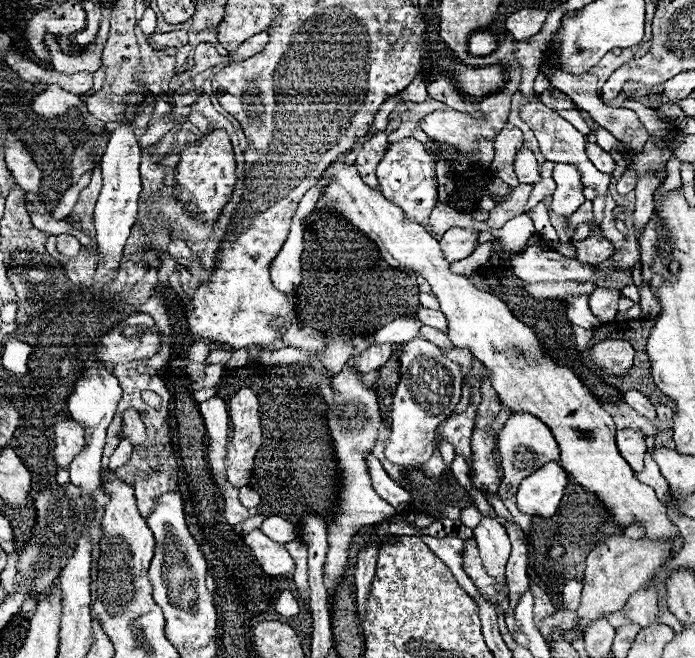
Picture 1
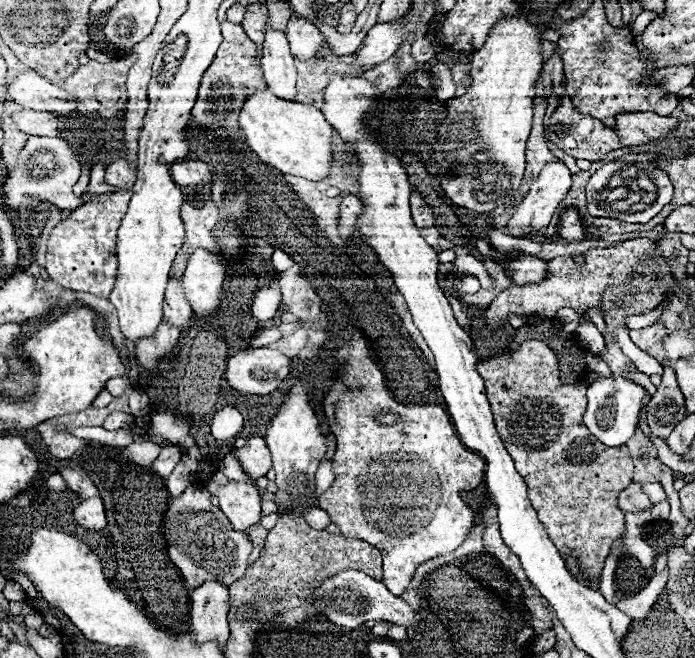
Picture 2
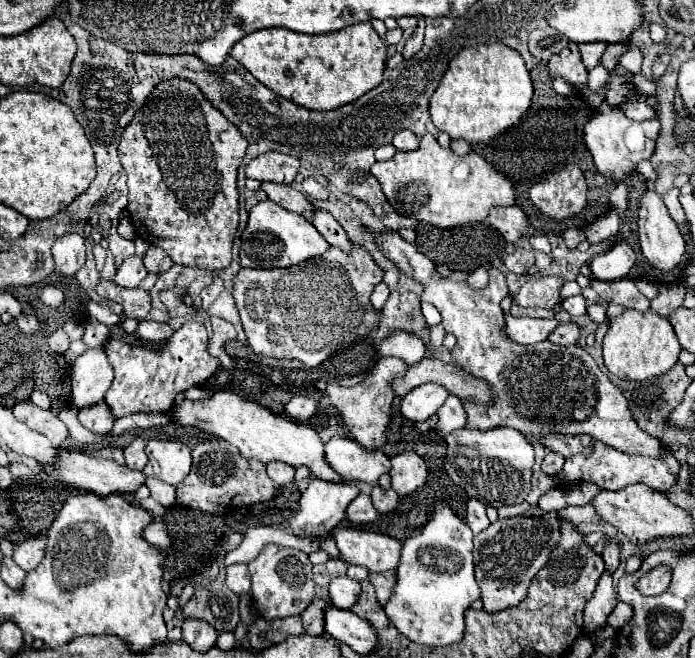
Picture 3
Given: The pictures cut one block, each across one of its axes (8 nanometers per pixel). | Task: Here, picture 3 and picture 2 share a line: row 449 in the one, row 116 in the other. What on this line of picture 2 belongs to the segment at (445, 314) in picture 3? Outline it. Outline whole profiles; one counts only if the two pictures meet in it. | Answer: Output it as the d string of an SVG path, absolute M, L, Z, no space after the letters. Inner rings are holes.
M624 112L616 116L616 126L614 132L618 132L618 140L622 146L636 146L640 142L648 142L654 138L668 138L668 134L678 128L678 118L672 116L658 116L654 112Z

